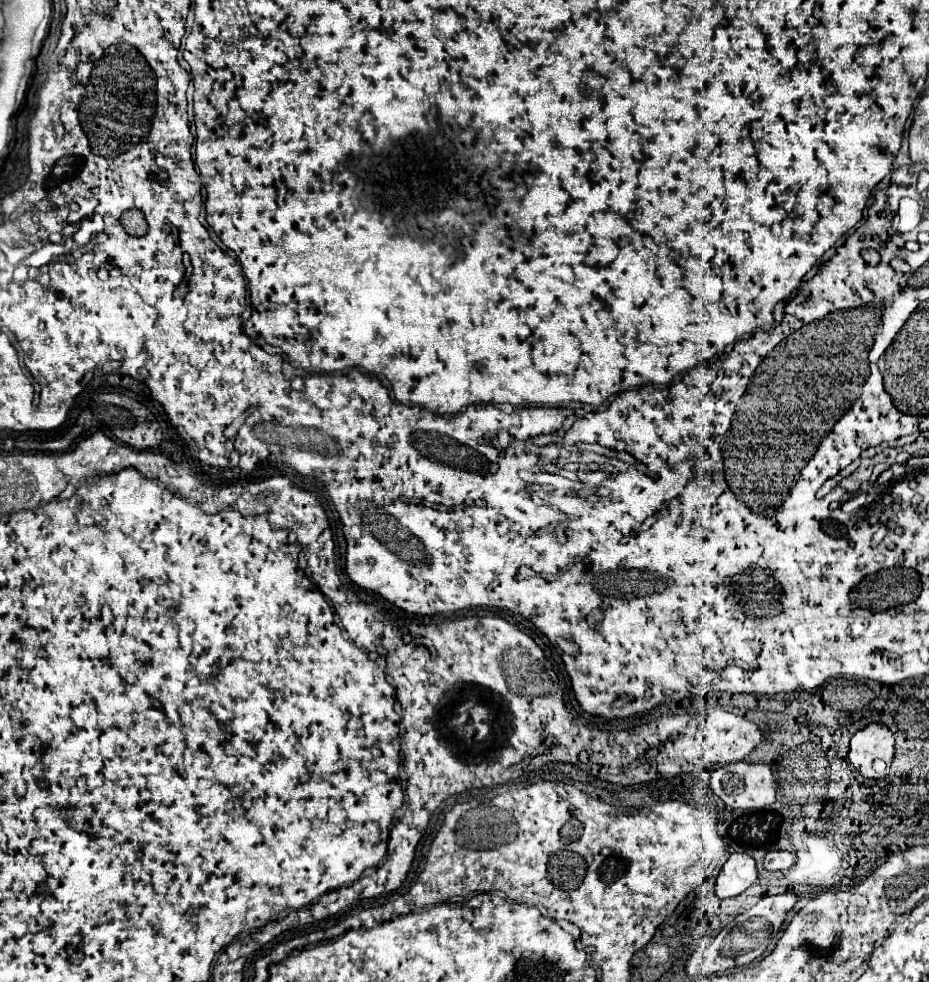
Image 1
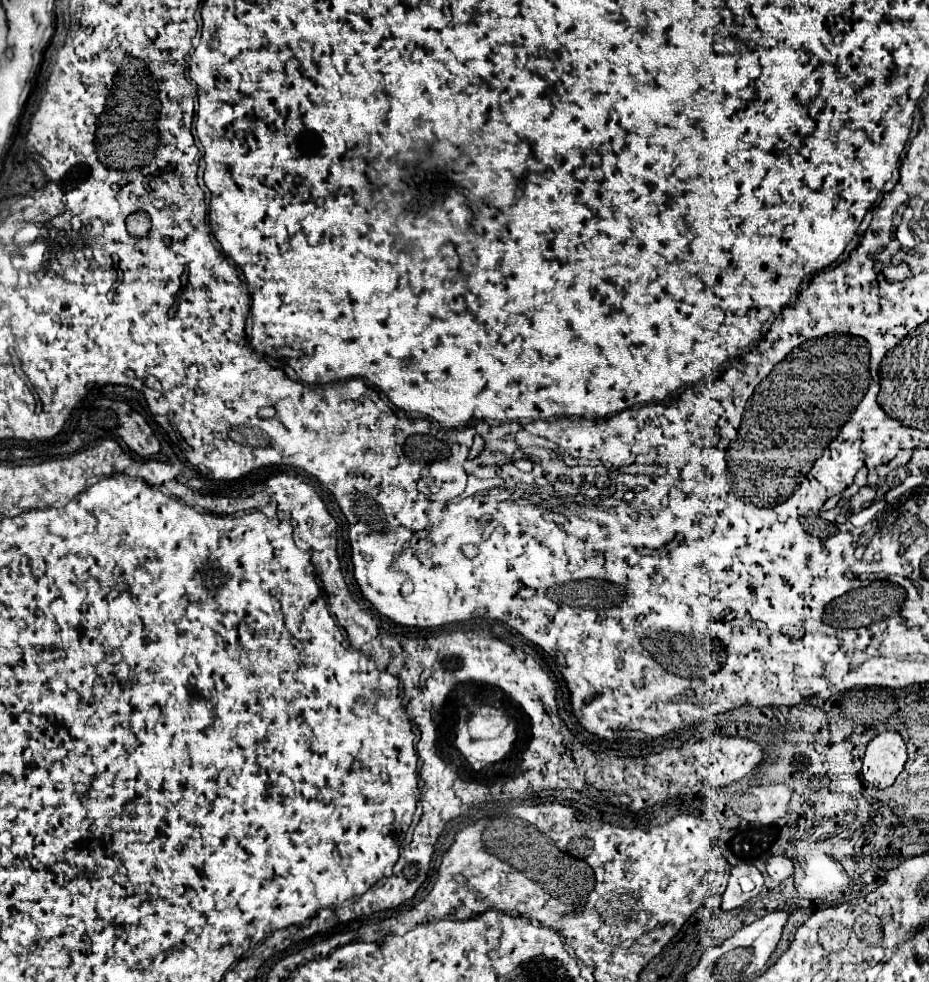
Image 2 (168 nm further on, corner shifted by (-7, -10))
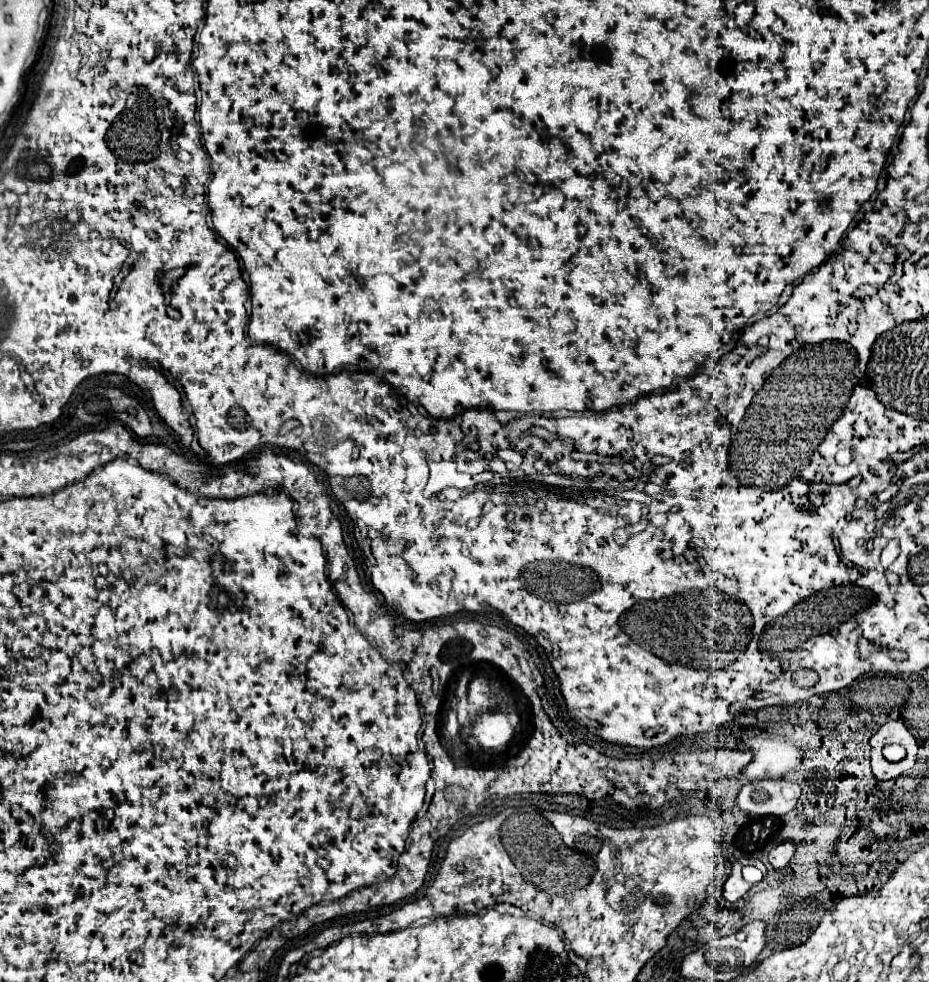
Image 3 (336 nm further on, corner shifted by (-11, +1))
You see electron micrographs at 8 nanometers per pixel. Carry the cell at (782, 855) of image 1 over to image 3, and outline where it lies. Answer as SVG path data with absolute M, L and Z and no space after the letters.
M786 841L786 843L780 843L778 847L774 847L770 851L768 859L770 859L770 863L772 863L774 869L782 869L782 867L786 867L790 863L792 855L794 855L794 845L790 841Z

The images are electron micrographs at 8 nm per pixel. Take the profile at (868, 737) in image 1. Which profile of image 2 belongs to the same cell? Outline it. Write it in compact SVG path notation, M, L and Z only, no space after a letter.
M880 732L866 748L862 776L876 788L888 788L908 760L906 744L898 732Z

